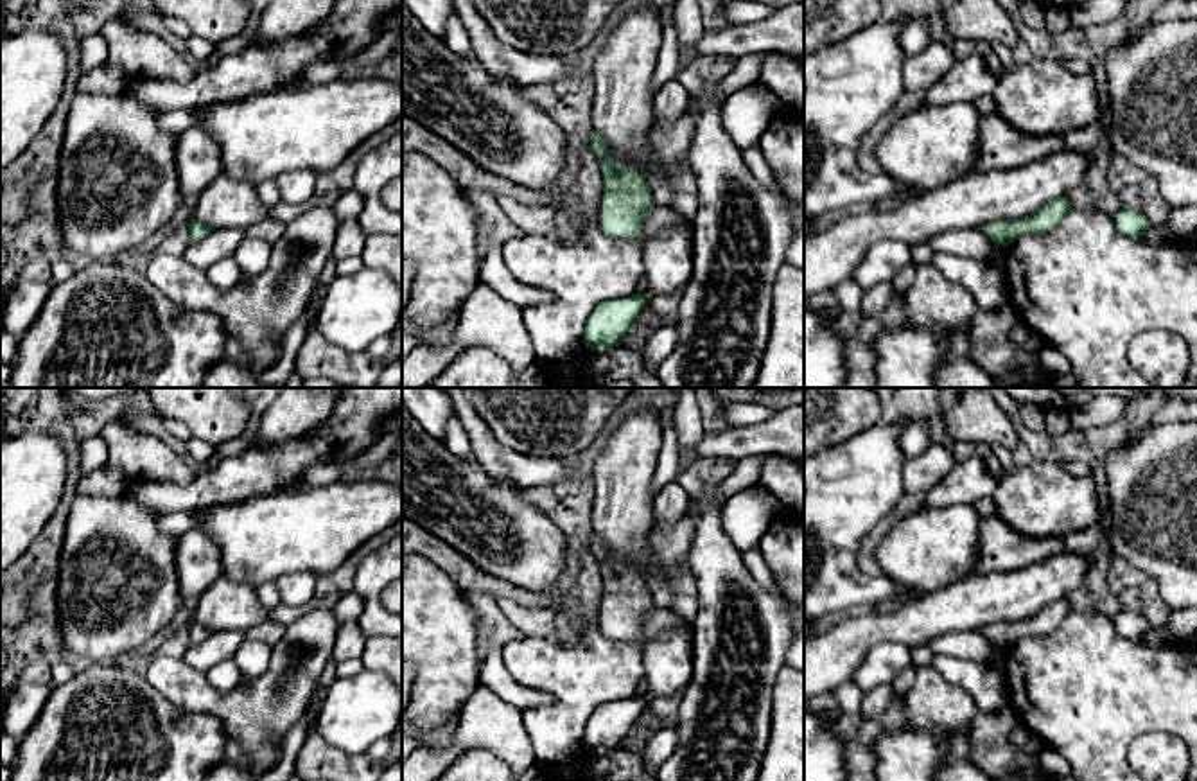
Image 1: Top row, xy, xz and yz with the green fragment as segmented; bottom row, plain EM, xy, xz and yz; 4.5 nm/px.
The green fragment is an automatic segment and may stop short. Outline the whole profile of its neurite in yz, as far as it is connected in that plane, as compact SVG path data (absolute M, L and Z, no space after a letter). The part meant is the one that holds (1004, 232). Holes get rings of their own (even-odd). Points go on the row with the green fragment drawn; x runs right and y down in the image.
M1068 196L1048 201L1023 219L1001 219L987 223L980 230L996 244L1010 246L1021 233L1048 233L1057 228L1073 208Z

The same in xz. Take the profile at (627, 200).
M594 129L589 151L599 162L605 185L599 230L612 239L633 241L646 214L655 206L648 181L635 169L617 165Z

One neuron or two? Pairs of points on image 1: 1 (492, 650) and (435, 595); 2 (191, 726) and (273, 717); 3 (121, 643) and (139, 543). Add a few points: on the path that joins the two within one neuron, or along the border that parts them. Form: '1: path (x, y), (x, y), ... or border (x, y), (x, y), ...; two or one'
1: border (485, 652), (480, 684); two
2: border (182, 710), (214, 713), (228, 737); two
3: path (139, 618), (153, 602), (166, 579), (160, 568); one

